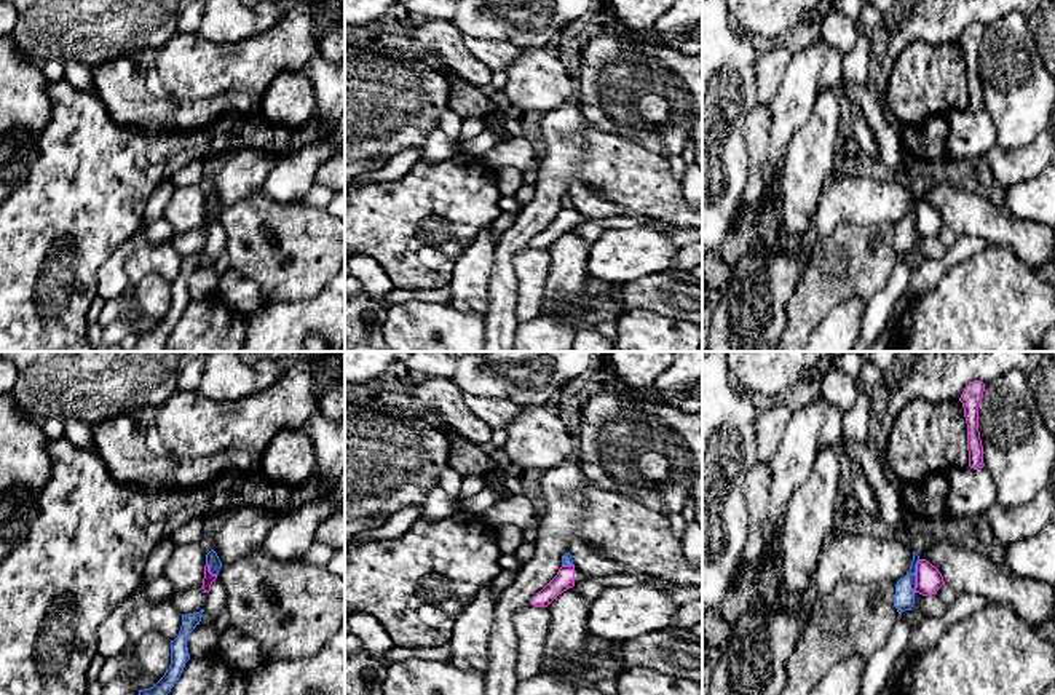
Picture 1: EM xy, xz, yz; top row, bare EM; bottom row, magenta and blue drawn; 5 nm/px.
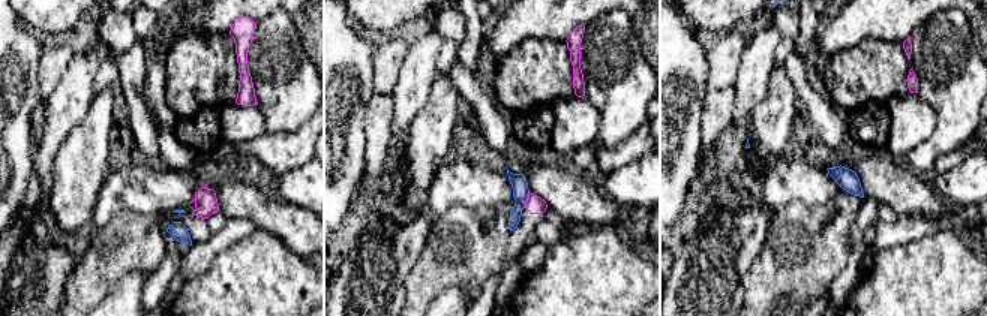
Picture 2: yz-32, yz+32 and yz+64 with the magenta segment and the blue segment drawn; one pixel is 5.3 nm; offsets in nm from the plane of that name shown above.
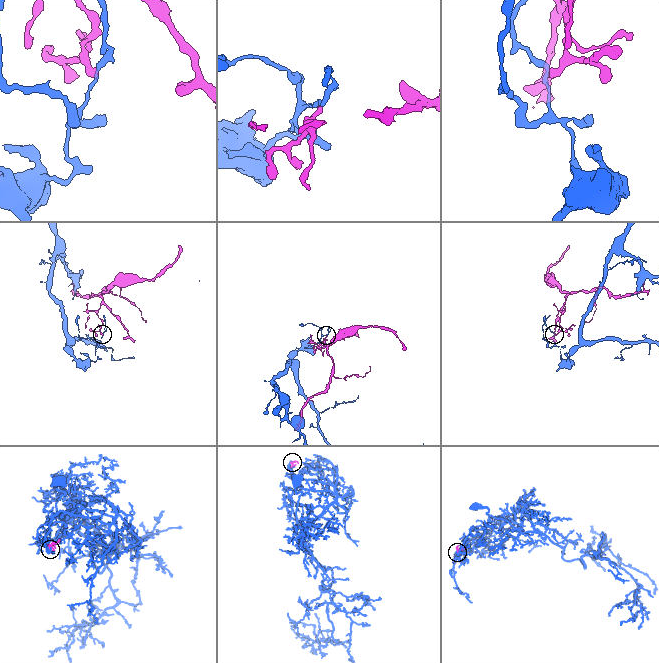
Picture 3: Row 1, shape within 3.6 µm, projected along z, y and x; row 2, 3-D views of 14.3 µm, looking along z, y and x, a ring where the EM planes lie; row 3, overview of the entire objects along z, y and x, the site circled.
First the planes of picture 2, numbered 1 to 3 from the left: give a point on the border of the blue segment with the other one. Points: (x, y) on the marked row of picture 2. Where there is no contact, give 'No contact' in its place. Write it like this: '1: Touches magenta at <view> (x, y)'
1: No contact
2: Touches magenta at yz+32 (527, 199)
3: No contact

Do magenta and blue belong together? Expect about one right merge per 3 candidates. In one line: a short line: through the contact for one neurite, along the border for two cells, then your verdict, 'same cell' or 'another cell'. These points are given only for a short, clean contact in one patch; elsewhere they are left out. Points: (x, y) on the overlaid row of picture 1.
yz (920, 559), (913, 591) | another cell

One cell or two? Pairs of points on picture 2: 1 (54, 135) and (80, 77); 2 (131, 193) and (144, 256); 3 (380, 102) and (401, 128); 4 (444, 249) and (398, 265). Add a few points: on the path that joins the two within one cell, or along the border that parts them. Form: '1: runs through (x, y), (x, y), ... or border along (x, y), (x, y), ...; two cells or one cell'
1: runs through (59, 120), (74, 92); one cell
2: border along (164, 211), (119, 210), (102, 226); two cells
3: border along (392, 92), (393, 119), (389, 140); two cells
4: border along (431, 225), (428, 240), (405, 280), (404, 291); two cells

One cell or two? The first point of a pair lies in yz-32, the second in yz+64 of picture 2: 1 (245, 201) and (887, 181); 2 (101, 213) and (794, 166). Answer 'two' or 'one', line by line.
1: one
2: one

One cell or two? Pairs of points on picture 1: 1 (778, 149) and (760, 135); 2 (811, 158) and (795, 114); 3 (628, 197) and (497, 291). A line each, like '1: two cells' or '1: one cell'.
1: two cells
2: two cells
3: two cells

